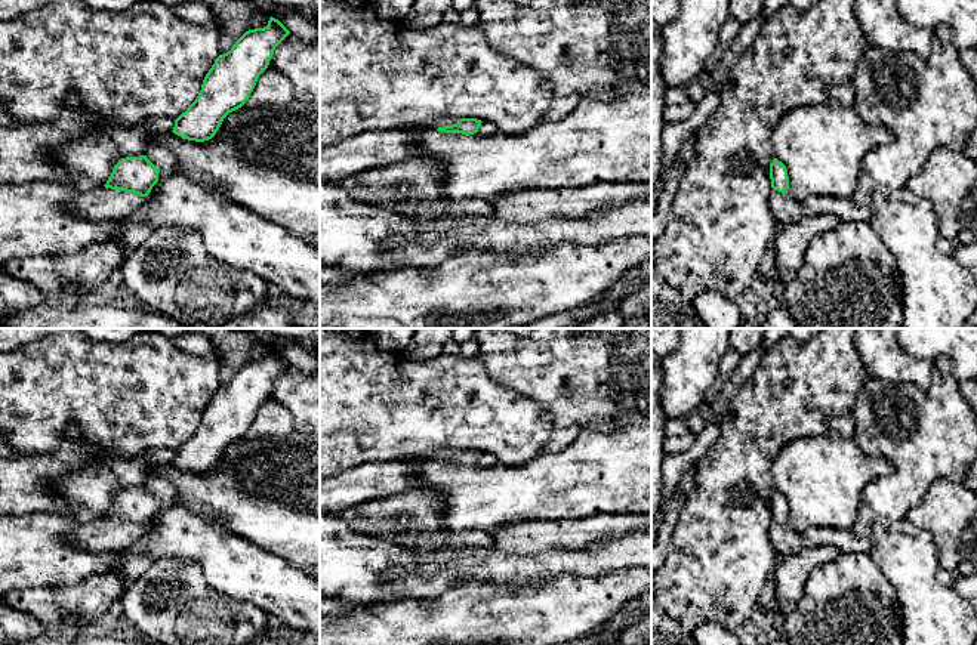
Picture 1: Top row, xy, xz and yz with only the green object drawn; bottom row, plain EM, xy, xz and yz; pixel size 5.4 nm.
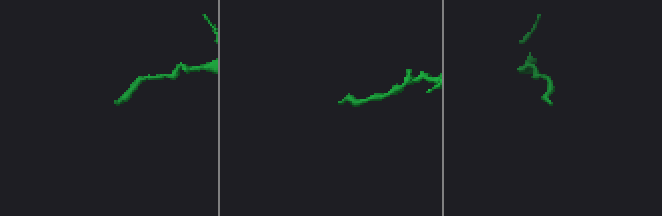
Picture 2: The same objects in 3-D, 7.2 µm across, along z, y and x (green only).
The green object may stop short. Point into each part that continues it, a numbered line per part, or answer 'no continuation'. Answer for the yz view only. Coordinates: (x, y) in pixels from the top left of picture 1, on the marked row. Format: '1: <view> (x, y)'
1: yz (786, 210)

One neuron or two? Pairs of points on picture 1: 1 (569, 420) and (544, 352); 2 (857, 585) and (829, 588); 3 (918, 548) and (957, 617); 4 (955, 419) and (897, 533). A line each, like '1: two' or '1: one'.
1: one
2: one
3: one
4: two

